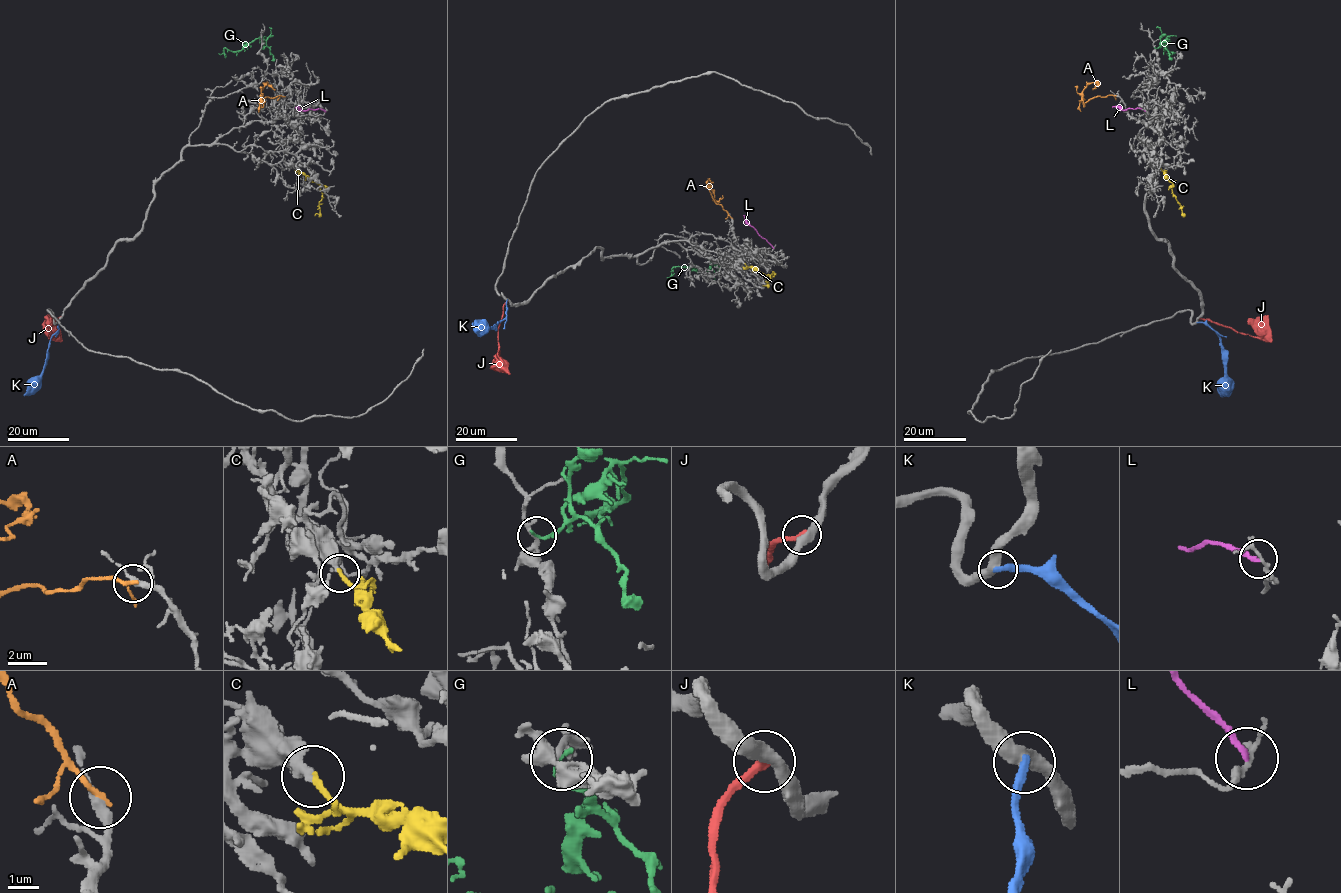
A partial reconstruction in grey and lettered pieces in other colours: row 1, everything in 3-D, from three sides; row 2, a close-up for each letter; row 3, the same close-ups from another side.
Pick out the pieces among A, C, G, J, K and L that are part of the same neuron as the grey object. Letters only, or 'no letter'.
C, J

